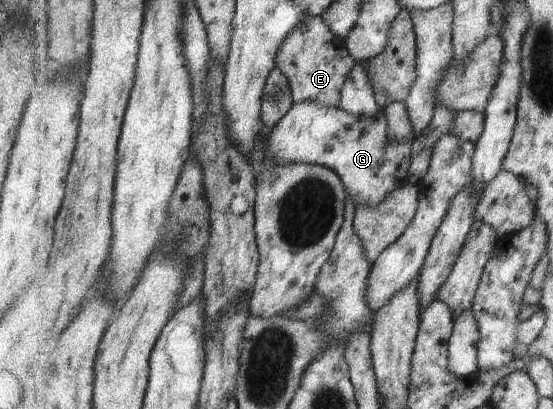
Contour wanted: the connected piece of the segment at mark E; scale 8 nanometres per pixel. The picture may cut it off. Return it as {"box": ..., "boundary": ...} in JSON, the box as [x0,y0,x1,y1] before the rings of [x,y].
{"box":[276,16,357,108],"boundary":[[[308,16],[290,32],[276,56],[276,67],[284,73],[292,88],[291,94],[294,106],[304,102],[316,102],[326,107],[339,108],[342,101],[343,85],[347,82],[357,63],[356,58],[349,52],[345,39],[341,40],[339,36],[335,36],[329,30],[329,26],[323,22],[323,18],[312,16]]]}

